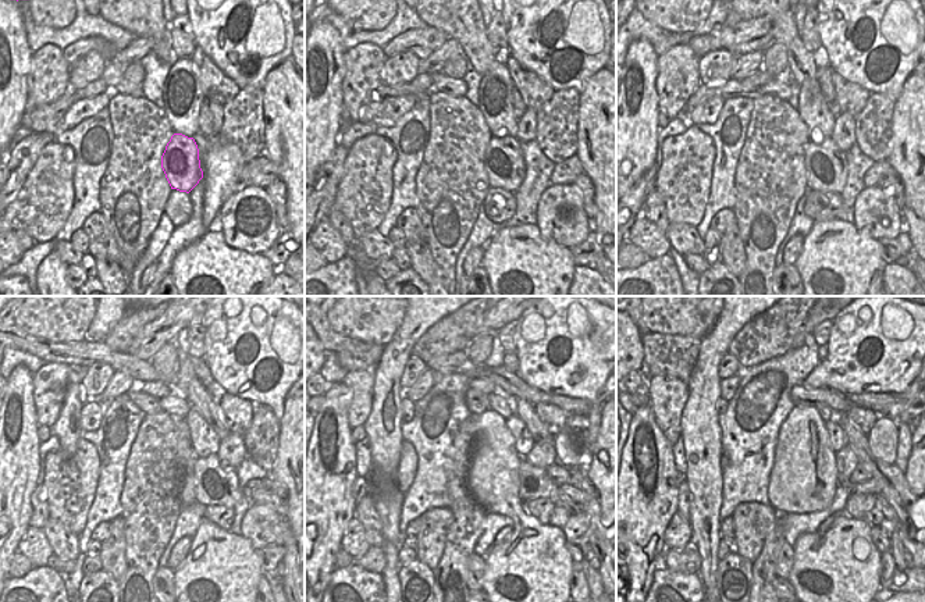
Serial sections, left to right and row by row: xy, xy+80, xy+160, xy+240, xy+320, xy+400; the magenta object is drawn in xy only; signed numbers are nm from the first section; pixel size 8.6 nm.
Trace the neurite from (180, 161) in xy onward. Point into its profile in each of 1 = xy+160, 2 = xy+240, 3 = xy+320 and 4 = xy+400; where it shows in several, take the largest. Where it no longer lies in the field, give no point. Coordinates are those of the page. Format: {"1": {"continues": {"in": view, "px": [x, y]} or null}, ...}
{"1": {"continues": {"in": "xy+160", "px": [826, 170]}}, "2": {"continues": {"in": "xy+240", "px": [213, 484]}}, "3": {"continues": {"in": "xy+320", "px": [534, 483]}}, "4": {"continues": {"in": "xy+400", "px": [897, 549]}}}

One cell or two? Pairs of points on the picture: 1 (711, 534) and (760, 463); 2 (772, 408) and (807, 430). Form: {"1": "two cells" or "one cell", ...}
{"1": "two cells", "2": "two cells"}

